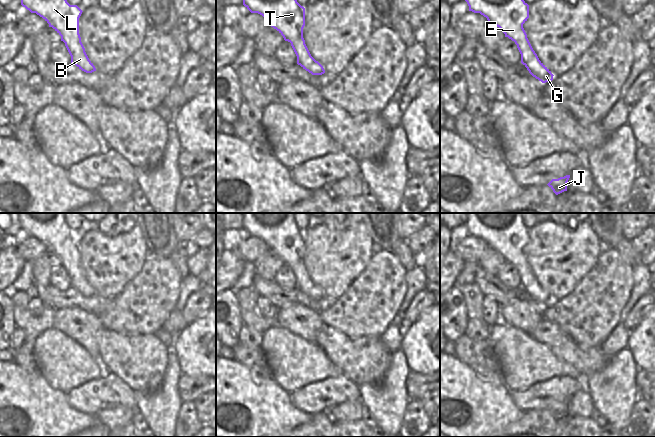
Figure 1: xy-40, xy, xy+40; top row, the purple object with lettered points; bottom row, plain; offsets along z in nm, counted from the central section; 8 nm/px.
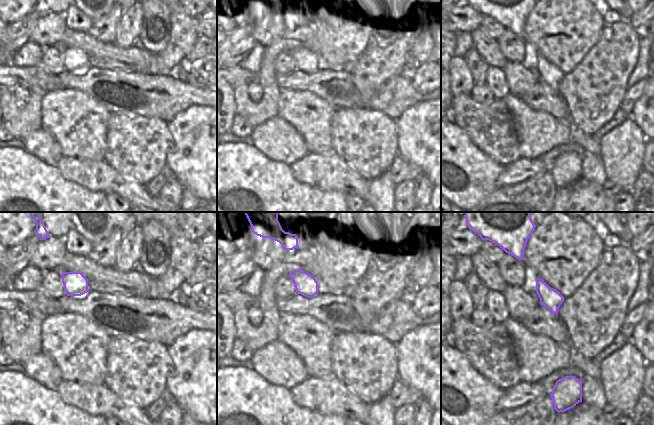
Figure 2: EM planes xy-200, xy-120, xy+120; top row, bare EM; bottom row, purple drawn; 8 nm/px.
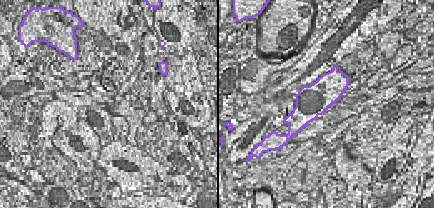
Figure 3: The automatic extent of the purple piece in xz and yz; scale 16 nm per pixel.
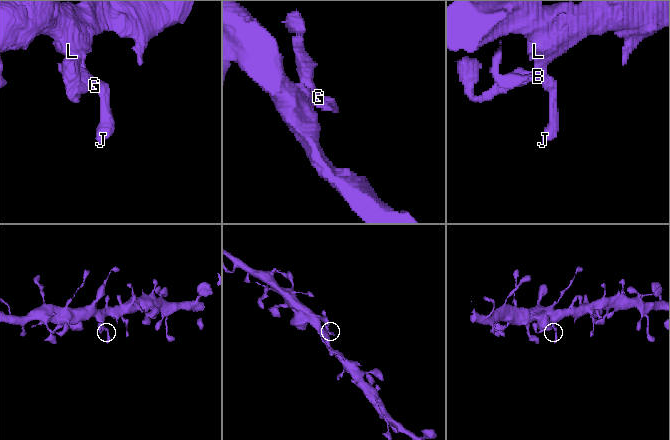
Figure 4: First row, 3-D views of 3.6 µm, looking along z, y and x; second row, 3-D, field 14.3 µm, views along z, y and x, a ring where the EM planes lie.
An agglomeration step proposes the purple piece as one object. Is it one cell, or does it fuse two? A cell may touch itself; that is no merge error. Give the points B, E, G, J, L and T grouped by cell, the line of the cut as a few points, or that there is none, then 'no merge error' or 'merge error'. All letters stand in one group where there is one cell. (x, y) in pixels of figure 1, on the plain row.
groups B G J / E L T; cut xy-40 (79, 260), (75, 260), (69, 267), (64, 266); merge error

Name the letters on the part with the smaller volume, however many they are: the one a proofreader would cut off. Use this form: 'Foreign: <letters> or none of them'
Foreign: B, G, J.

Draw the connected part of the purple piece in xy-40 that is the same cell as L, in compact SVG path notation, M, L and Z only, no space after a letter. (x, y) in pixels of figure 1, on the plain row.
M65 213L18 214L21 229L42 241L61 260L61 265L70 268L74 261L80 261L79 242L83 235L67 226Z

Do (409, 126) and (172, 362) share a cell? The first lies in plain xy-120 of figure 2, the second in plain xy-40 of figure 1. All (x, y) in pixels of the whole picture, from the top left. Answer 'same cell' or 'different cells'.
different cells

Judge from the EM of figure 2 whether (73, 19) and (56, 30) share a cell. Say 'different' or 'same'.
different

